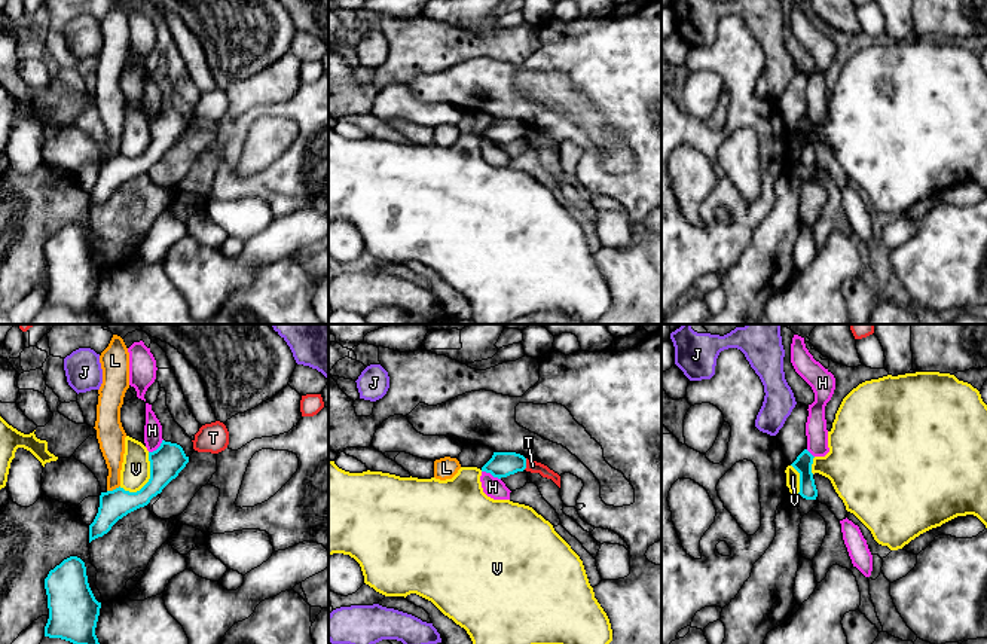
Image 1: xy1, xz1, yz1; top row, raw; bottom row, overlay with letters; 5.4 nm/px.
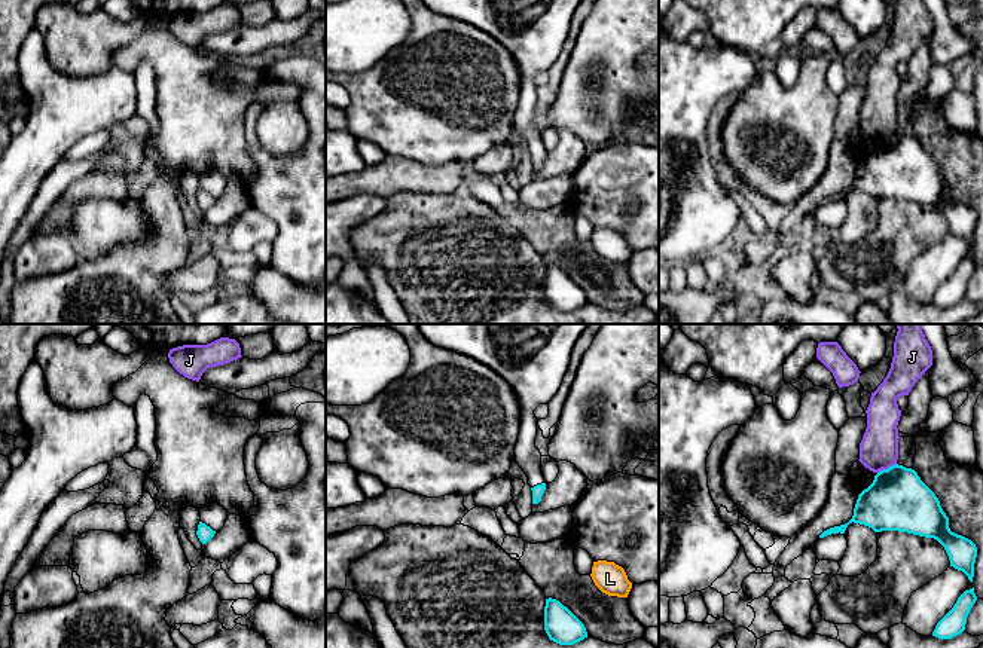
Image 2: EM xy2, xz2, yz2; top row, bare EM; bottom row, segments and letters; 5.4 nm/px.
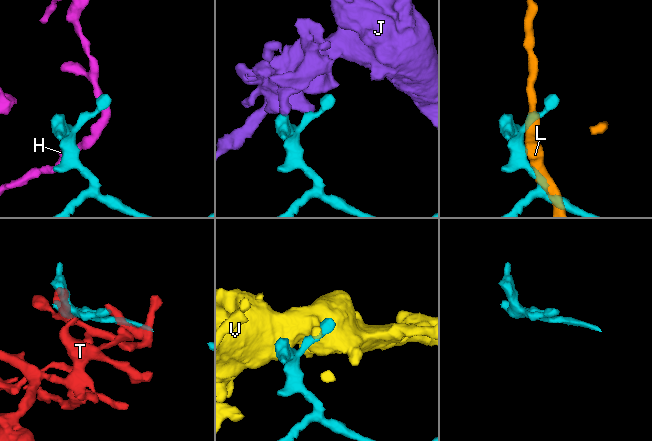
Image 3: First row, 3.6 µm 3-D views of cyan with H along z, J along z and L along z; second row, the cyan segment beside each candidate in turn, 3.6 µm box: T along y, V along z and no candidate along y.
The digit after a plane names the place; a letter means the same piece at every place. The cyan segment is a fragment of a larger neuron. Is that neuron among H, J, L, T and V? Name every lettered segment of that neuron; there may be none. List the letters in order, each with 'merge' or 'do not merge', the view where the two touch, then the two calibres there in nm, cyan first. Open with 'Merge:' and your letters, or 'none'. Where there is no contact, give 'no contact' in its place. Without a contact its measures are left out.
Merge: none
H: do not merge | xz1 | 140/110 nm
J: do not merge | yz2 | 340/200 nm
L: do not merge | xy1 | 160/140 nm
T: do not merge | xz1 | 140/70 nm
V: do not merge | xy1 | 180/160 nm

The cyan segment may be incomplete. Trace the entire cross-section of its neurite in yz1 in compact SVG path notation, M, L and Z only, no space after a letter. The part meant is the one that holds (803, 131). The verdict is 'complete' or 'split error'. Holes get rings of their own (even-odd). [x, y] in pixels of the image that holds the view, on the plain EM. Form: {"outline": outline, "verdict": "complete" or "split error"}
{"outline": "M804 116L797 126L791 131L800 140L800 162L806 167L816 167L818 156L815 152L812 131L813 122Z", "verdict": "complete"}

